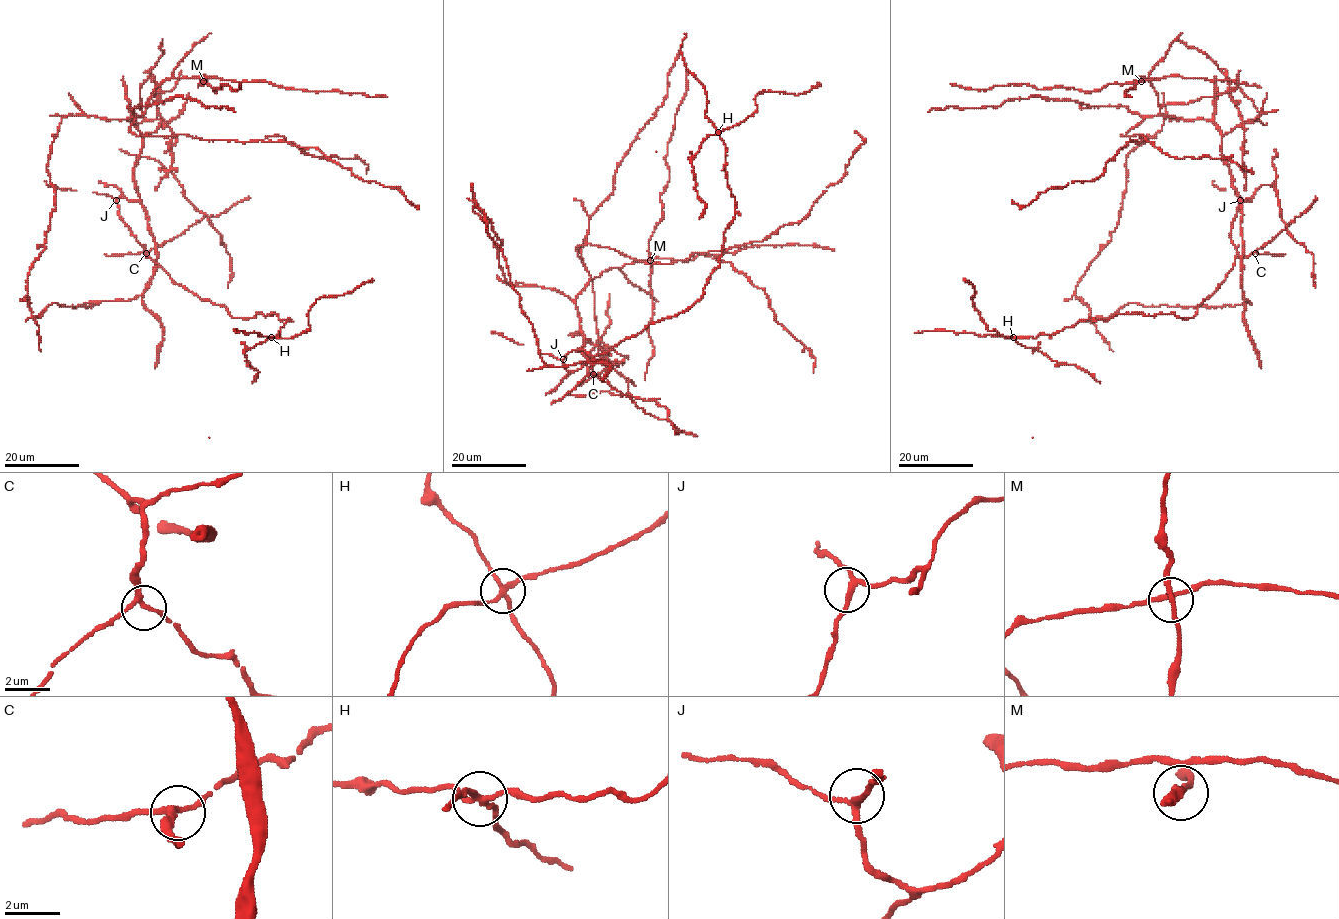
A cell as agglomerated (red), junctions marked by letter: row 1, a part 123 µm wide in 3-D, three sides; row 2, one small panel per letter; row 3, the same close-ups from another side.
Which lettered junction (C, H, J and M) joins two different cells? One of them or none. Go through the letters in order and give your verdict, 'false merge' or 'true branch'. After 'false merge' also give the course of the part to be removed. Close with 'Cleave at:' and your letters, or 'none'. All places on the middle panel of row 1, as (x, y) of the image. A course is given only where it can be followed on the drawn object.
C: true branch
H: false merge | (717, 132), (740, 124), (754, 113), (758, 108), (755, 98), (758, 93), (798, 95), (806, 93), (819, 83)
J: true branch
M: true branch
Cleave at: H

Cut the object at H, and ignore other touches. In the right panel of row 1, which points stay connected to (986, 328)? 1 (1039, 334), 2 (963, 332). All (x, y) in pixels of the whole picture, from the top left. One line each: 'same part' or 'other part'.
1: other part
2: other part

